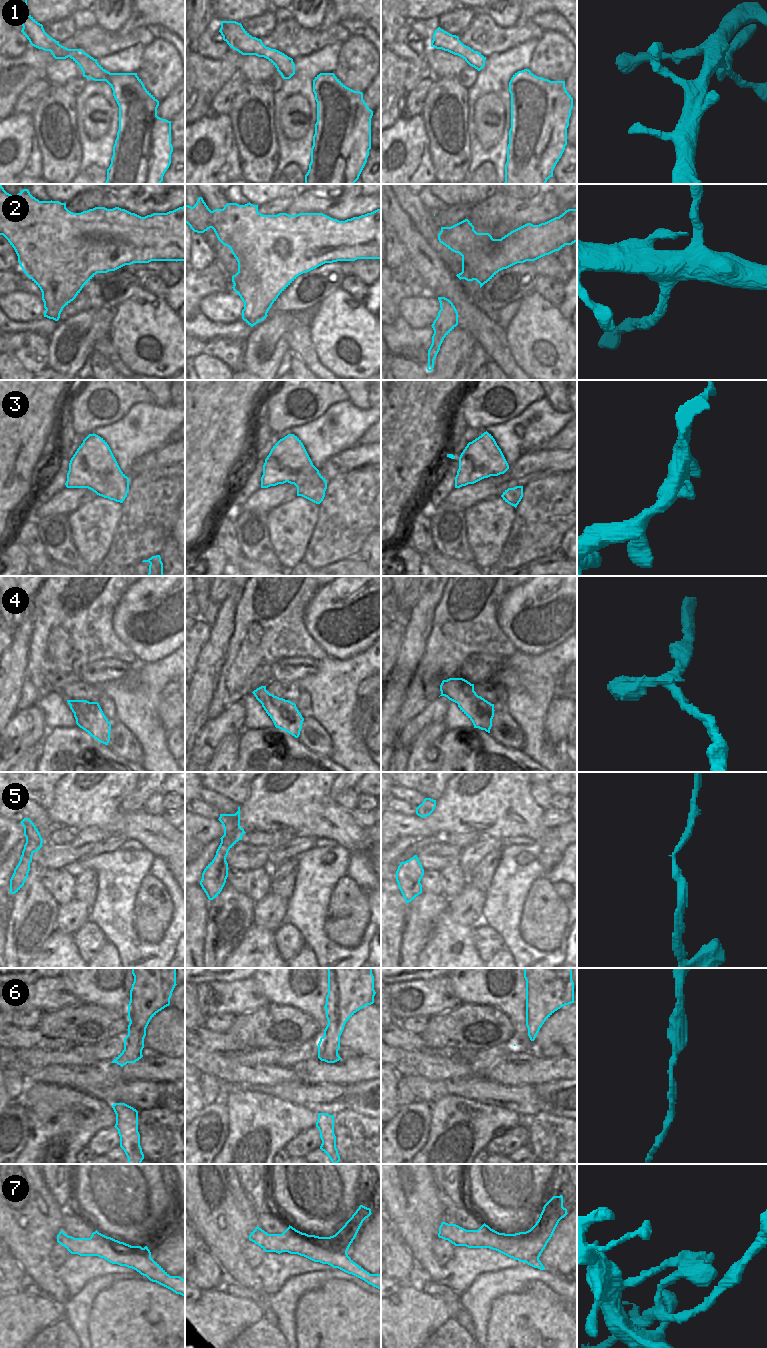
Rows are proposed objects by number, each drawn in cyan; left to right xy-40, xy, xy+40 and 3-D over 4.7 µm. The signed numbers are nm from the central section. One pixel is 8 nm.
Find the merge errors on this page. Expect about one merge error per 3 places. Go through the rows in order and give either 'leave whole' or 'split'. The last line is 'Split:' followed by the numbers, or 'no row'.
1: leave whole
2: split
3: leave whole
4: split
5: leave whole
6: leave whole
7: split
Split: 2, 4, 7

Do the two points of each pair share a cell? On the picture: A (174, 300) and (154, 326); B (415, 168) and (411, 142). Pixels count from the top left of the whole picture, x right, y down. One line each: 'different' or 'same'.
A: different
B: same

